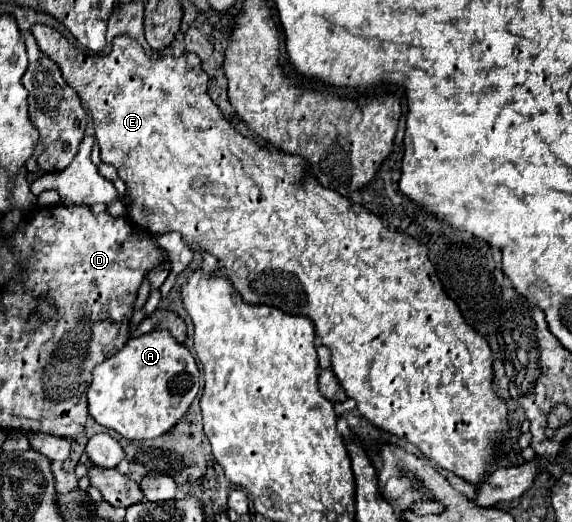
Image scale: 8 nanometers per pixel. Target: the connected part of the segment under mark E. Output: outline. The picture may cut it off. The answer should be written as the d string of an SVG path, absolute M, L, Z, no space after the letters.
M34 24L32 36L40 50L50 56L62 70L62 76L66 78L66 84L72 86L78 96L84 100L86 108L90 110L92 124L94 124L94 136L100 146L100 160L106 164L112 164L118 170L118 176L124 180L126 190L132 196L132 208L130 208L130 220L140 226L142 230L150 234L164 234L170 230L176 230L182 234L186 244L198 244L200 250L210 252L220 262L224 262L224 274L230 278L234 288L242 294L246 302L252 304L268 304L276 306L284 312L294 312L300 316L306 316L314 322L316 336L320 338L320 344L330 350L330 368L334 376L338 378L340 386L348 394L348 398L356 400L358 412L372 422L376 428L390 432L402 440L408 440L414 444L424 456L434 460L440 468L454 472L456 476L464 478L466 482L478 484L482 480L484 470L492 464L494 458L494 444L500 434L508 430L506 426L506 404L502 398L496 396L492 390L492 352L482 334L478 334L474 328L466 324L462 318L458 306L454 300L450 300L436 276L434 266L428 260L428 248L414 240L412 236L404 232L390 232L382 226L378 226L378 216L368 212L364 206L350 202L346 196L324 188L310 170L306 170L306 160L298 158L294 154L282 154L280 150L268 150L260 146L254 140L248 140L240 132L234 130L234 126L222 116L220 108L210 100L208 96L208 76L200 66L200 58L196 54L182 54L178 58L174 56L162 56L152 58L144 52L144 48L132 40L130 36L116 36L114 46L108 54L92 54L82 51L71 44L58 30L46 24Z

